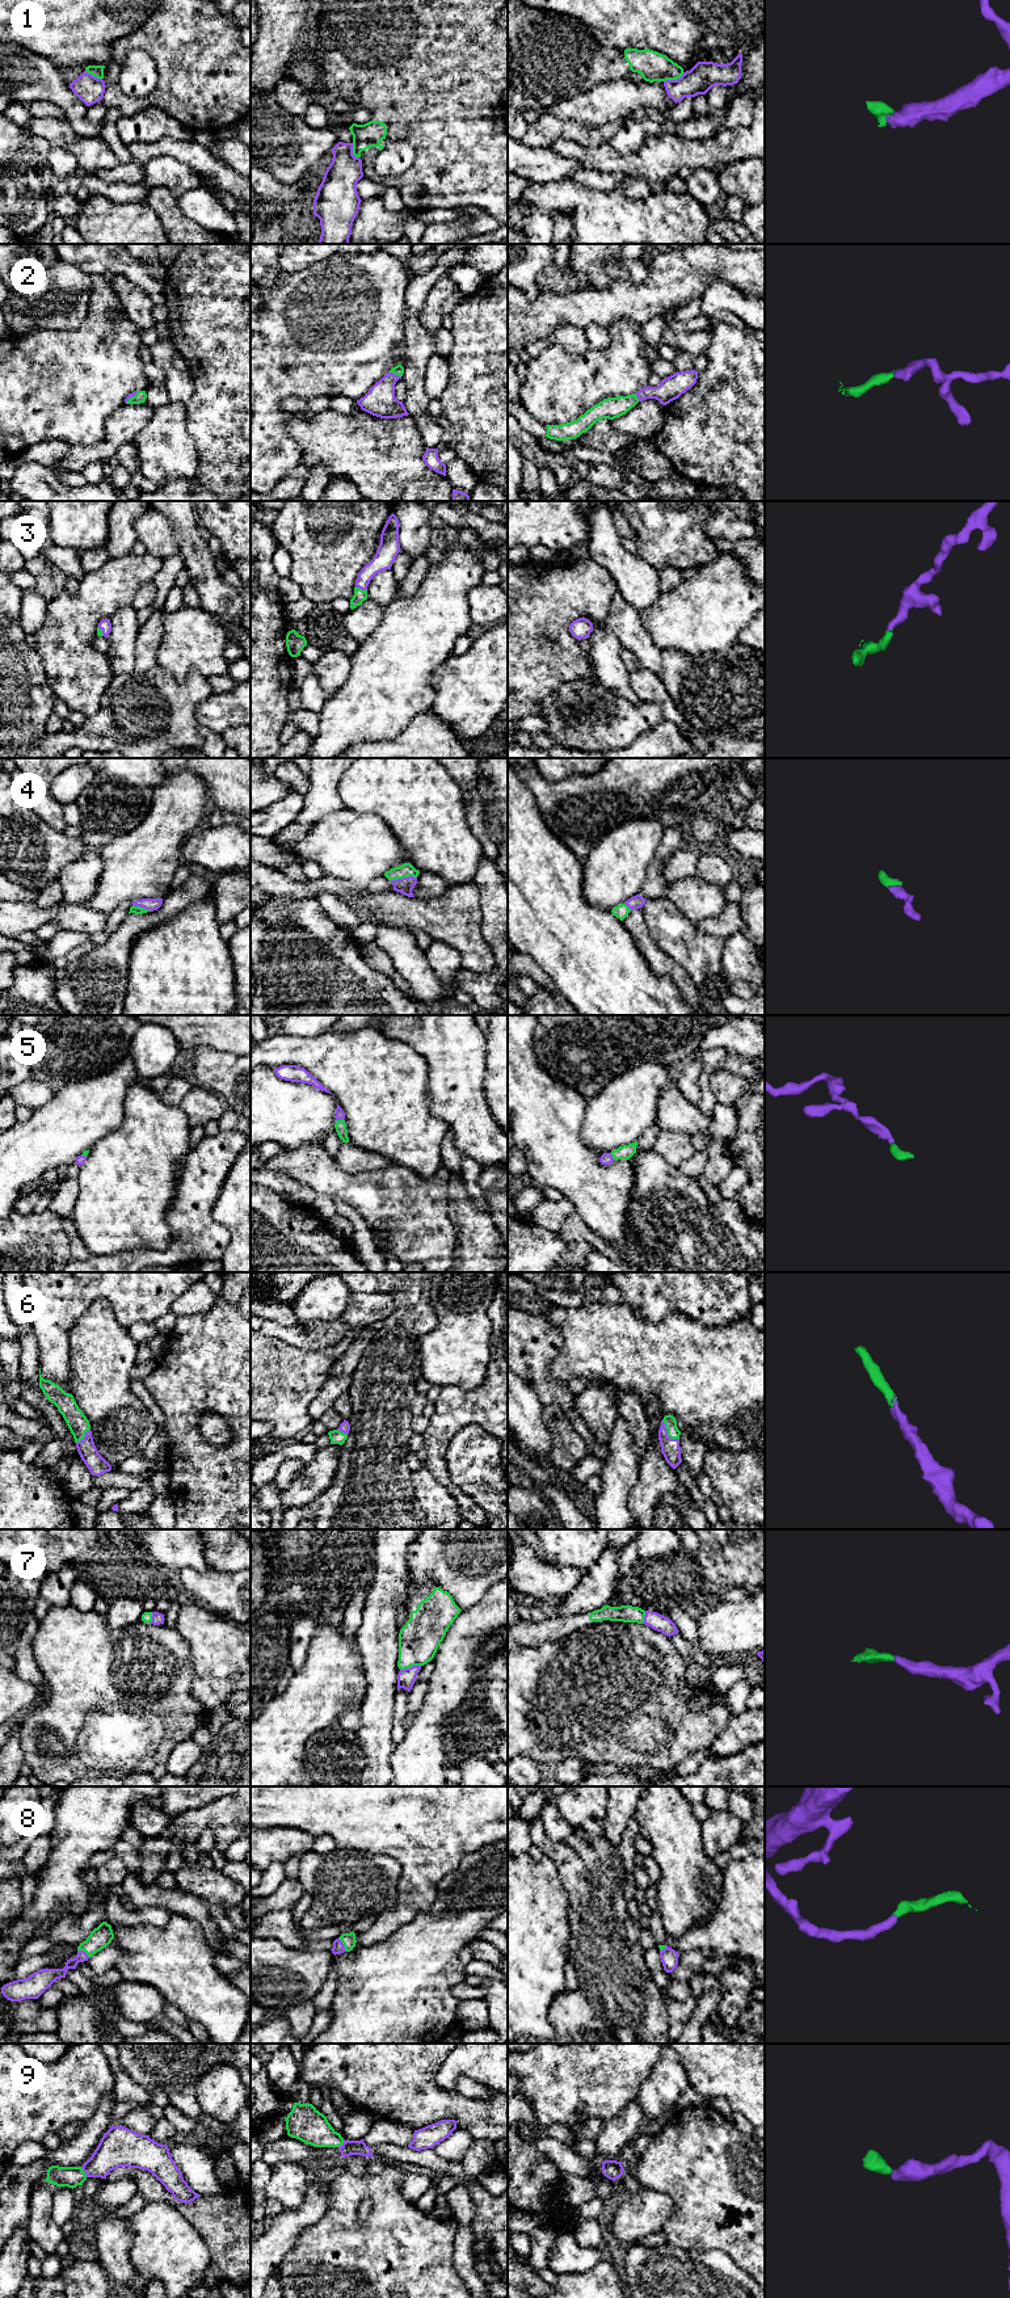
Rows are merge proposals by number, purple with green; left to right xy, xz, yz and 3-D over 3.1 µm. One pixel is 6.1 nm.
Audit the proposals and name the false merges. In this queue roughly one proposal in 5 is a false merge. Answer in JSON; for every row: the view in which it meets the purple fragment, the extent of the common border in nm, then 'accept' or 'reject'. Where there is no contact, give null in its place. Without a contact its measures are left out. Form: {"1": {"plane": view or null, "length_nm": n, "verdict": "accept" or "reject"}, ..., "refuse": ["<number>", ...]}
{"1": {"plane": "yz", "length_nm": 140, "verdict": "reject"}, "2": {"plane": "xz", "length_nm": 80, "verdict": "accept"}, "3": {"plane": "xz", "length_nm": 80, "verdict": "accept"}, "4": {"plane": "xz", "length_nm": 160, "verdict": "accept"}, "5": {"plane": "xz", "length_nm": 50, "verdict": "accept"}, "6": {"plane": "yz", "length_nm": 160, "verdict": "accept"}, "7": {"plane": "xz", "length_nm": 130, "verdict": "accept"}, "8": {"plane": "xy", "length_nm": 90, "verdict": "accept"}, "9": {"plane": "xy", "length_nm": 80, "verdict": "accept"}, "refuse": ["1"]}

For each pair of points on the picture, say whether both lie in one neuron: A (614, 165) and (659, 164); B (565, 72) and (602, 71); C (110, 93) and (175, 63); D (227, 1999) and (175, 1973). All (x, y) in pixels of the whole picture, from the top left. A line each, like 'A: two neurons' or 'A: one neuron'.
A: one neuron
B: one neuron
C: one neuron
D: one neuron

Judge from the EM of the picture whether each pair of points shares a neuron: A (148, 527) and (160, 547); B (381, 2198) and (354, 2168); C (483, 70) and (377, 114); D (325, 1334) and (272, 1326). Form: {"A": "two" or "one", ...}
{"A": "one", "B": "two", "C": "one", "D": "one"}

